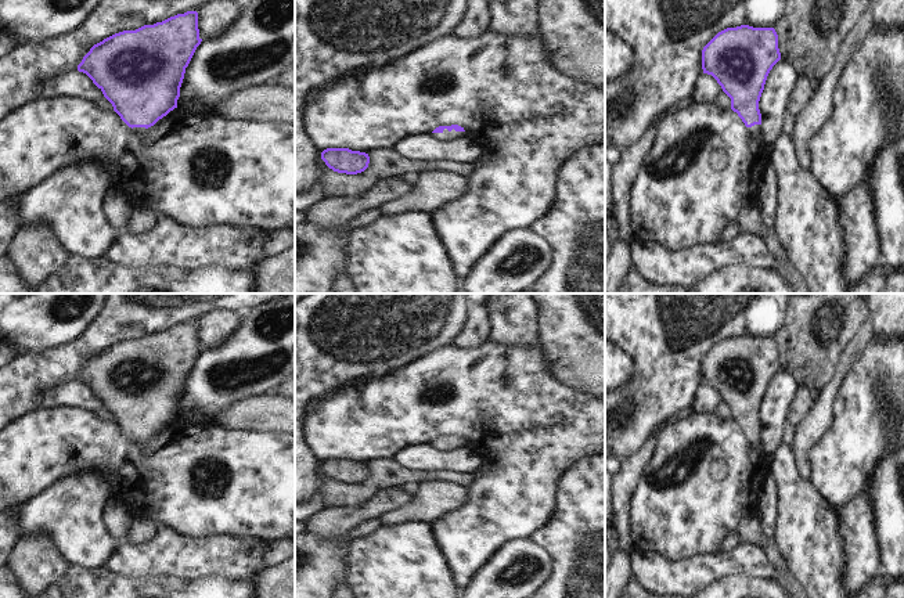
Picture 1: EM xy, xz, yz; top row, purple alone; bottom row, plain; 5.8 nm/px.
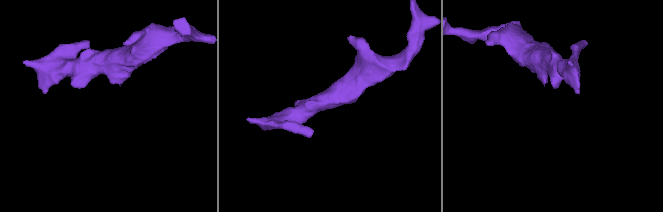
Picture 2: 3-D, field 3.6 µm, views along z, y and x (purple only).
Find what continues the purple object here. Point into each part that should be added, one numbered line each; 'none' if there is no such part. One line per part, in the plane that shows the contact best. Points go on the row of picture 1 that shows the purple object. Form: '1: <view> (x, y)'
1: xz (446, 136)

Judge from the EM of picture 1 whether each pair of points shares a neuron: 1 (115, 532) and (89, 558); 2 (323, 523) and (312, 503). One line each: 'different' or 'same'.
1: different
2: different

